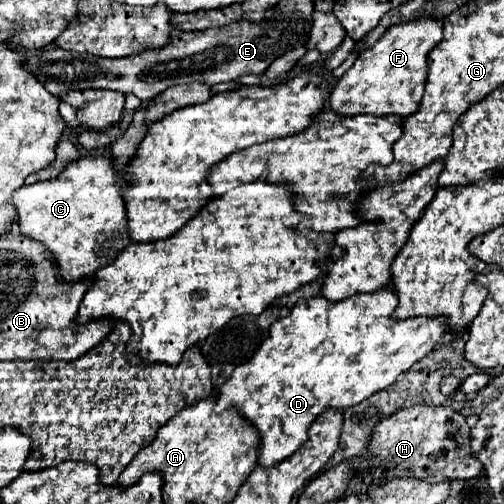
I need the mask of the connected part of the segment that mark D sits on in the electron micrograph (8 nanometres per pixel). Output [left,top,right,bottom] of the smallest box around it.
[214,288,448,468]

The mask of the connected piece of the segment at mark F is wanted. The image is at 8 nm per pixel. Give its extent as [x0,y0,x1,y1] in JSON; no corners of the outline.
[328,20,442,116]

